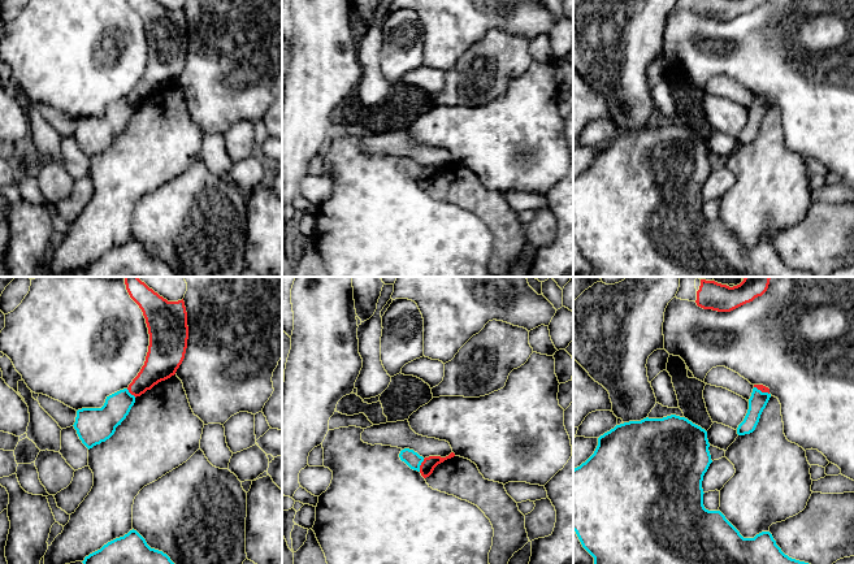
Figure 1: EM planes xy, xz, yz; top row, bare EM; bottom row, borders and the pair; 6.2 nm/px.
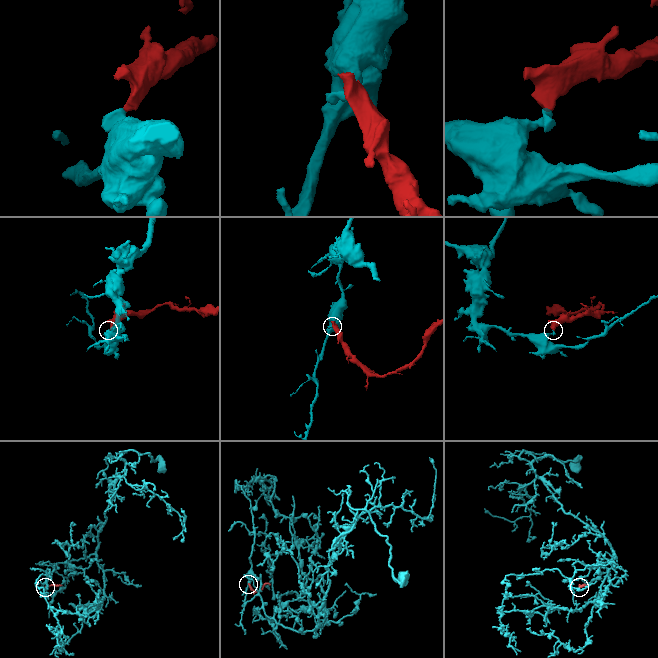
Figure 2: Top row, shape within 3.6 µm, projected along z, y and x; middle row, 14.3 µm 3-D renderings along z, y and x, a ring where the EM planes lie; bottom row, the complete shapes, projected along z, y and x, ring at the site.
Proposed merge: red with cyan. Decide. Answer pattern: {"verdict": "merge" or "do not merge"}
{"verdict": "do not merge"}

